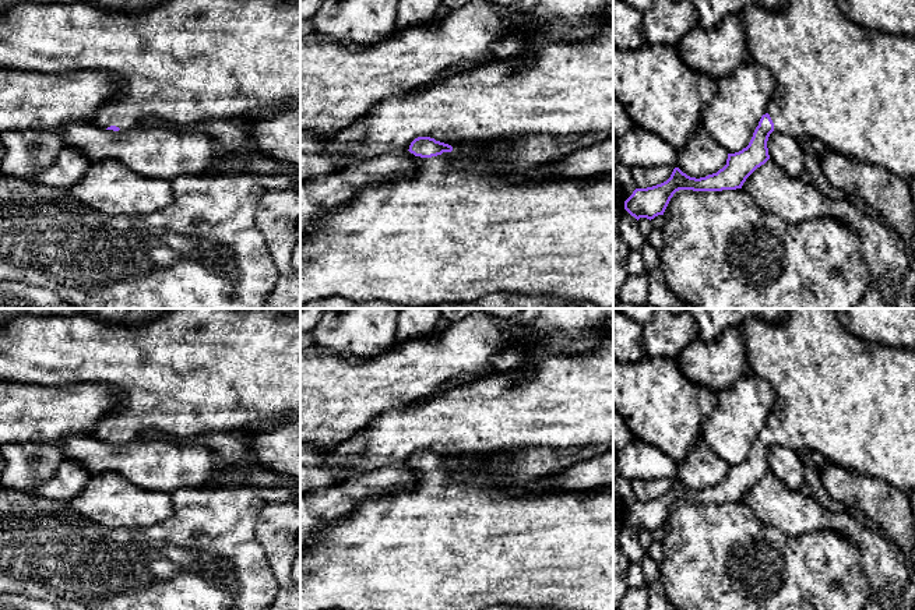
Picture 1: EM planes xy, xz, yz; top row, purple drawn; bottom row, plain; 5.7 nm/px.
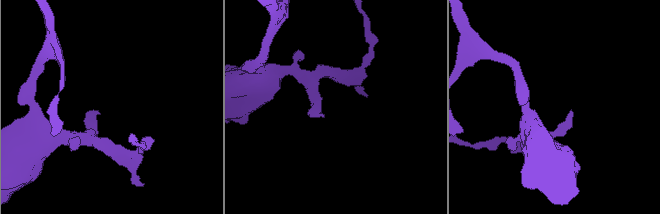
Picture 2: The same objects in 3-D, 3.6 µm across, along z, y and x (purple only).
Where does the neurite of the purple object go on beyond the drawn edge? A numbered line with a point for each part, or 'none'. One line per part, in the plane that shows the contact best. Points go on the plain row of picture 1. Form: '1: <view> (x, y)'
1: xz (440, 545)

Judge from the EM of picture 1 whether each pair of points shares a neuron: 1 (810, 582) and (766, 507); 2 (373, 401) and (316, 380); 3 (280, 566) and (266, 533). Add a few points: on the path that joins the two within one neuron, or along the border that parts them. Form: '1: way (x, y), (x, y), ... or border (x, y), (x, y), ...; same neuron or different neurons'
1: border (750, 510), (788, 536), (810, 533); different neurons
2: way (359, 394), (330, 394); same neuron
3: way (280, 557), (280, 547), (274, 542); same neuron

